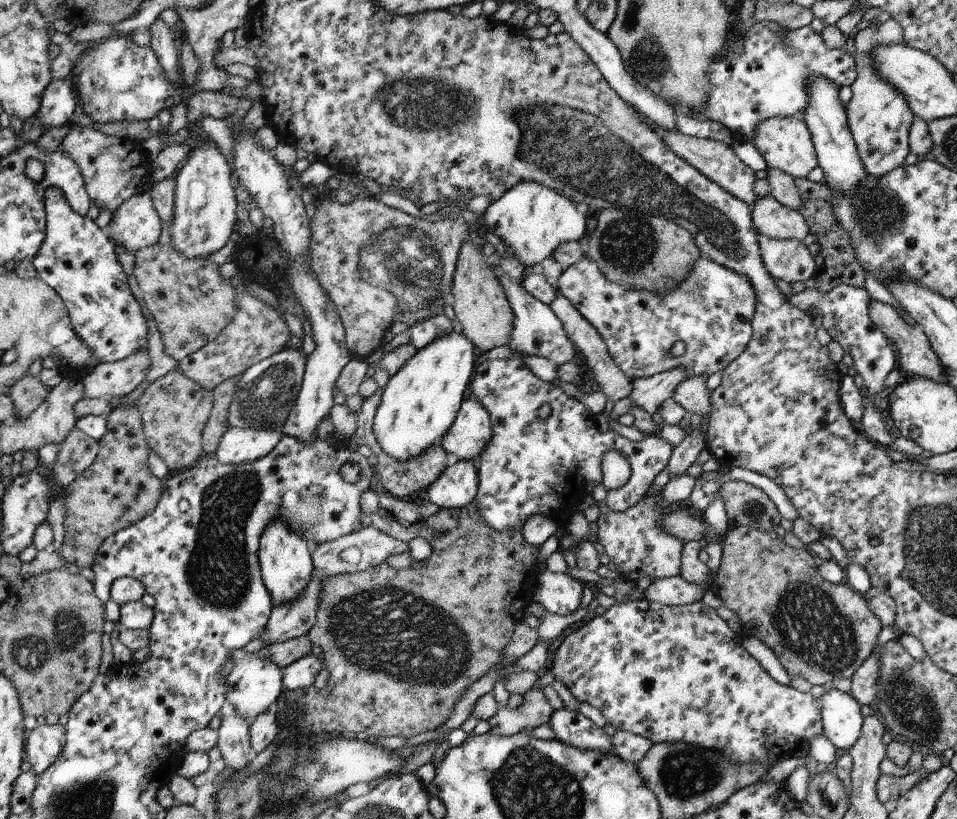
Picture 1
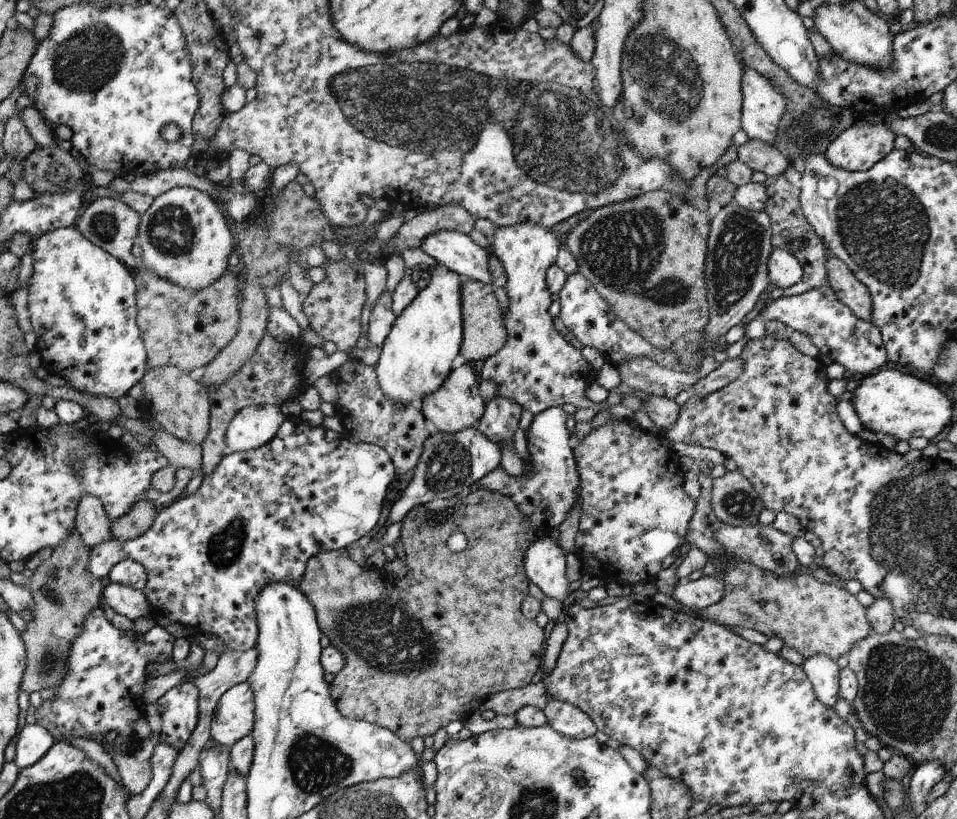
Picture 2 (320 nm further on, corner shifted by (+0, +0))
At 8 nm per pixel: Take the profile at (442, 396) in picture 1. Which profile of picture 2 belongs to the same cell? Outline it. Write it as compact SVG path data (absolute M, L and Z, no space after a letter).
M440 263L423 268L430 273L430 280L424 289L419 290L419 296L396 317L391 331L382 344L382 353L375 366L377 379L387 397L405 405L410 404L418 396L424 398L442 386L443 382L447 380L448 374L451 374L452 362L458 356L458 350L462 348L463 342L461 298L463 282L458 279L459 274Z

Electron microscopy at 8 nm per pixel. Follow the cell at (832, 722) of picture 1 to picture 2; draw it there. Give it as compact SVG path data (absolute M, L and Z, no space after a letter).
M813 654L804 659L802 665L808 680L812 683L815 695L829 707L834 706L839 696L840 667L827 654Z

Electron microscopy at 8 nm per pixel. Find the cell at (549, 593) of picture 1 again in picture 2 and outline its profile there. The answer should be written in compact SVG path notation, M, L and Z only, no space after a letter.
M540 534L527 548L523 556L527 577L545 596L556 598L562 602L571 593L567 579L567 568L564 551L550 536Z

